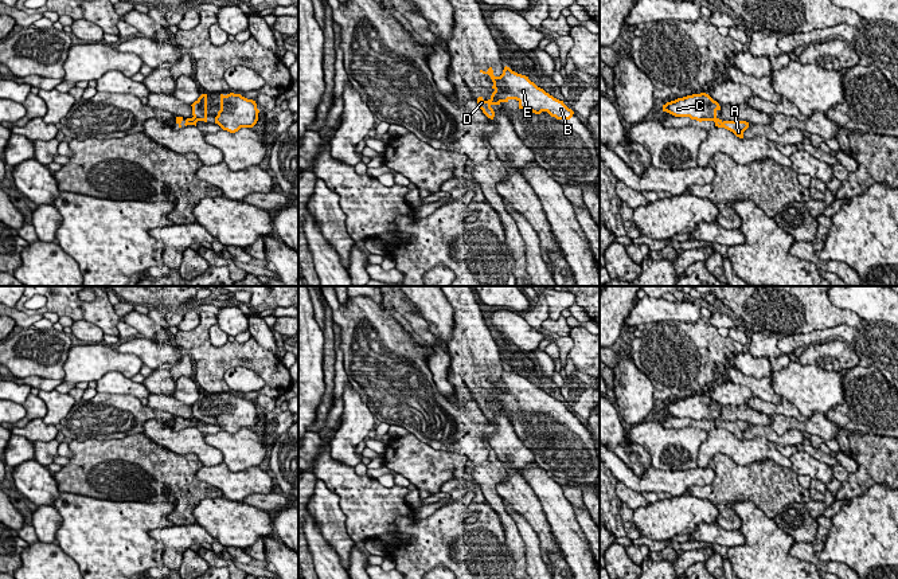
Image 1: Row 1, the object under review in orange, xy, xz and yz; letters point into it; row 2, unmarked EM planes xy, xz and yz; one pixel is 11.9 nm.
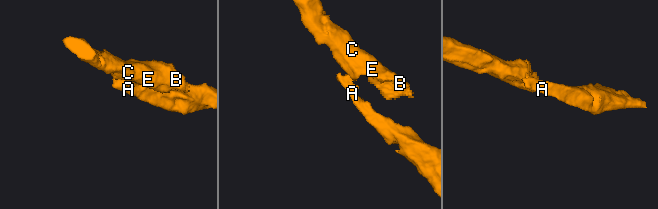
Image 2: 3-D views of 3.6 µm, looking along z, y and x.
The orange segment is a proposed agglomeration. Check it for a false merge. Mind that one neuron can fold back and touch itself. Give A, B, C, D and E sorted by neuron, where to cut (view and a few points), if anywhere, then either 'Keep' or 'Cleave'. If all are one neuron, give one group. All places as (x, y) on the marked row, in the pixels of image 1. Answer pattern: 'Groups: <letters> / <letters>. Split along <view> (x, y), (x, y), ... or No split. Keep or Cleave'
Groups: A D / B C E. Split along xz (491, 97), (499, 102). Cleave

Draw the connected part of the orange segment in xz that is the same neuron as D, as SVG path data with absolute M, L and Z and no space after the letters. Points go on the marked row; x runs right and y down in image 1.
M483 97L477 98L477 103L479 103L480 109L483 110L483 113L491 120L493 120L493 117L495 117L495 112L491 106L492 105L500 105L500 102L495 98L484 101Z

